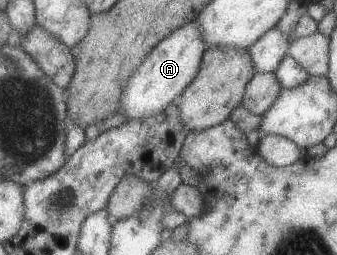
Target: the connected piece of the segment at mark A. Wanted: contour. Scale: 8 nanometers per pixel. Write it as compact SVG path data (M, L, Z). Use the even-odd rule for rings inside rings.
M196 20L188 23L186 26L179 28L171 37L163 40L149 55L146 62L138 69L126 86L126 94L123 94L122 105L120 106L121 113L124 113L127 118L126 122L145 121L154 118L156 115L164 113L169 106L182 97L182 93L186 87L201 72L202 58L205 56L206 42L202 38L201 27L198 26Z

